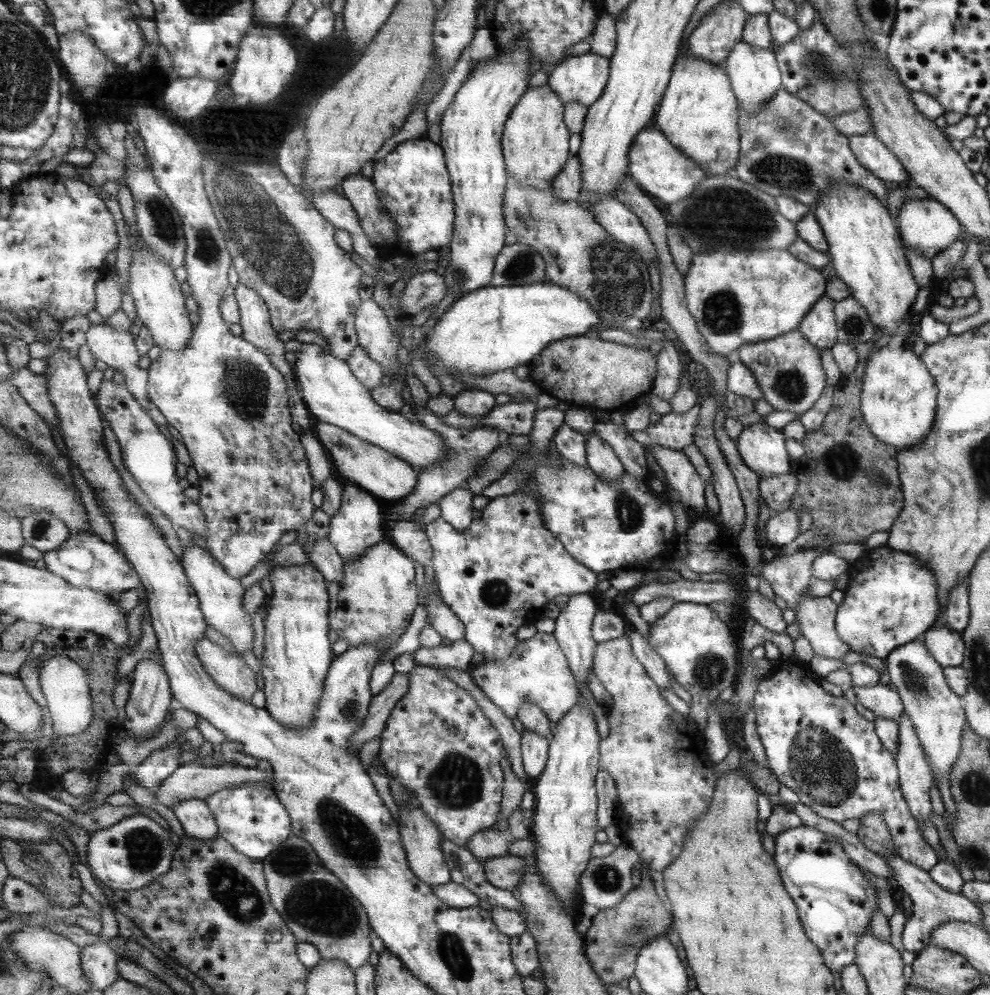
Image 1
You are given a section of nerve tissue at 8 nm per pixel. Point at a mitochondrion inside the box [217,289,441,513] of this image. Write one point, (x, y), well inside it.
(243, 389)

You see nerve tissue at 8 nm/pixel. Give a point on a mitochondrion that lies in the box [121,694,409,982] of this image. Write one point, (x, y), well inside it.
(331, 913)

